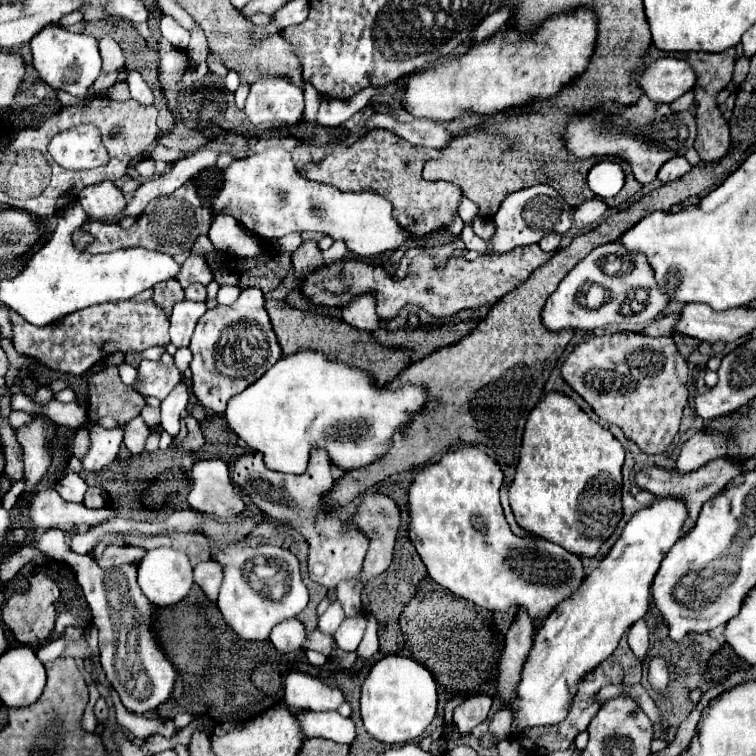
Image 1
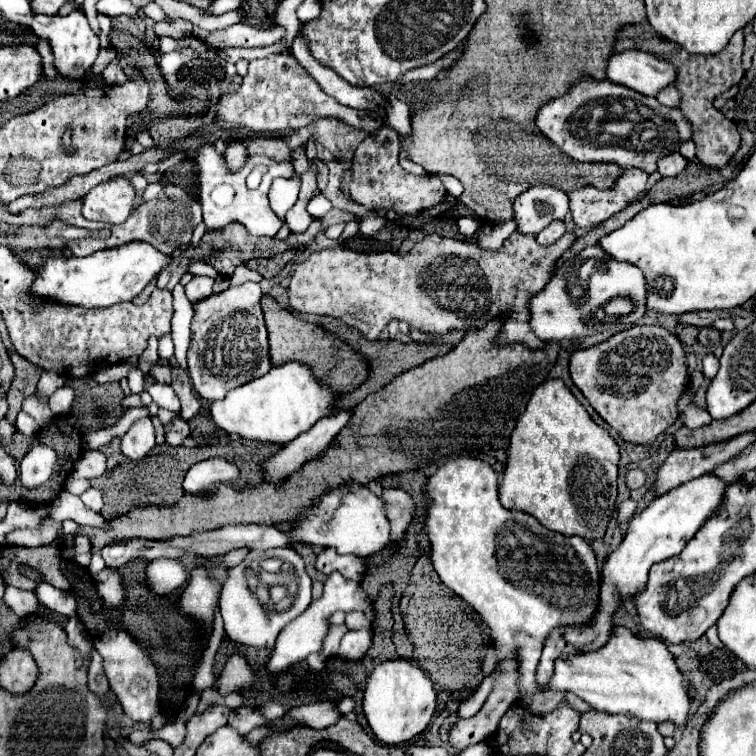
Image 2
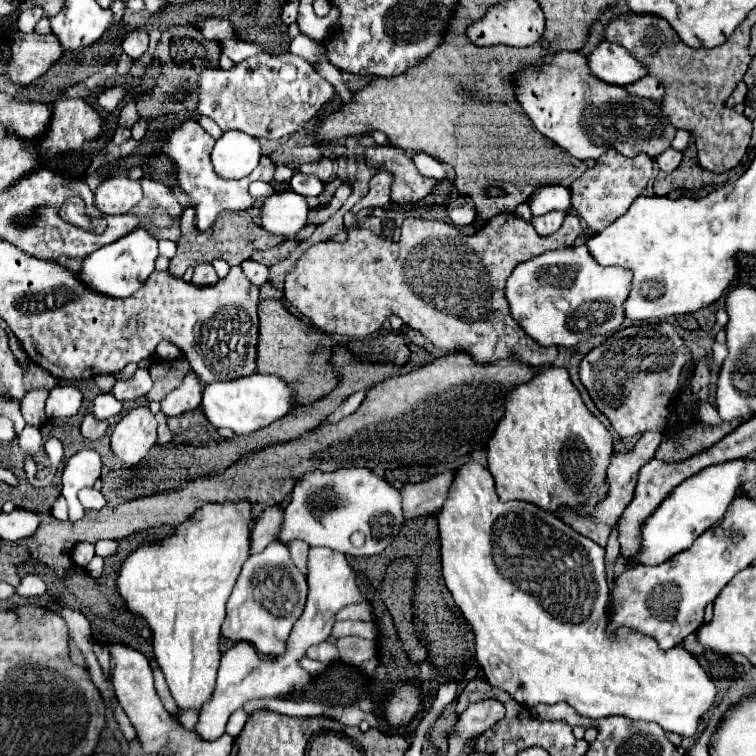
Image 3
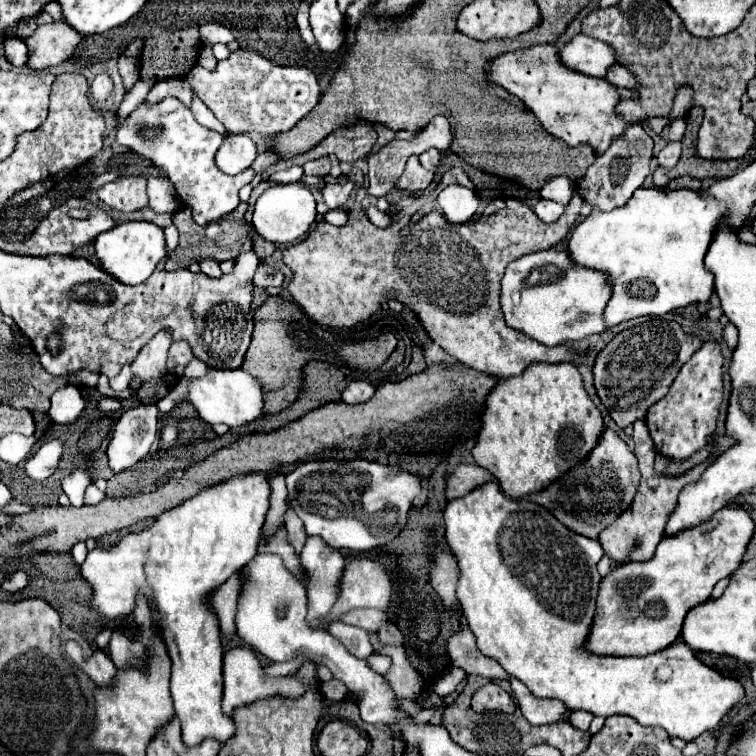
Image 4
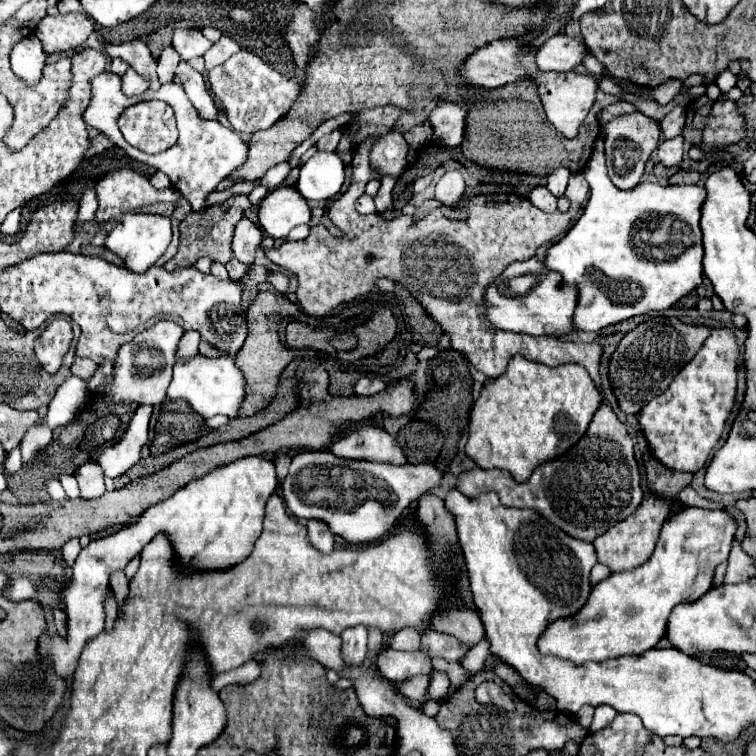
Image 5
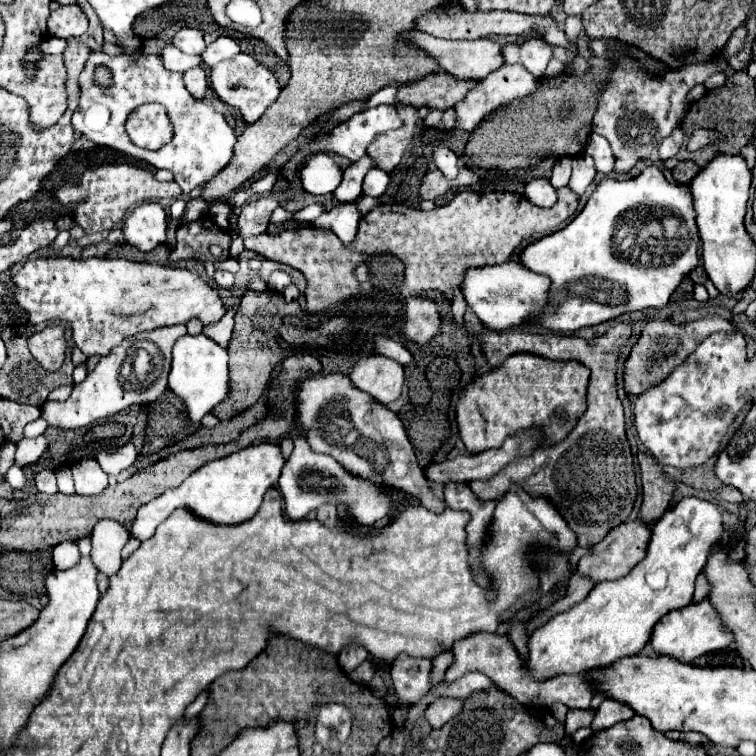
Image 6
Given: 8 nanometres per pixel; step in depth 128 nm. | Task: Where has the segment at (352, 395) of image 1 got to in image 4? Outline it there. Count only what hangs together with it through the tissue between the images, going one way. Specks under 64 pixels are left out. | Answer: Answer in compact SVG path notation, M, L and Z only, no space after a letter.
M210 368L206 376L202 378L188 378L188 376L180 376L176 386L170 388L170 392L156 402L160 412L170 412L174 408L174 404L188 400L192 402L192 406L198 410L200 418L206 420L208 424L228 424L230 428L248 424L256 418L262 416L262 388L260 384L246 374L244 370L236 368Z

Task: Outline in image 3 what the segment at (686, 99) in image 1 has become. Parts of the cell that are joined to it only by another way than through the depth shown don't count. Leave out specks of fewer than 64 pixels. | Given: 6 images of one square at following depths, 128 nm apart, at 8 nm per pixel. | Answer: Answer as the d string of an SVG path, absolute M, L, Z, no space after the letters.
M644 76L644 78L640 78L640 80L632 82L632 84L626 84L624 88L628 92L632 92L632 94L638 94L638 96L654 100L654 102L658 102L662 98L662 84L652 76Z

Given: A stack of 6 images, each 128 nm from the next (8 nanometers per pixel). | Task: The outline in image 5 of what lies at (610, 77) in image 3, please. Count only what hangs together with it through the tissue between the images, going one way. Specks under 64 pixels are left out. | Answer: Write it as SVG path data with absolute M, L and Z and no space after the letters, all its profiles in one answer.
M556 34L536 50L536 66L540 66L540 72L568 72L582 64L582 56L584 46L576 38L568 34Z

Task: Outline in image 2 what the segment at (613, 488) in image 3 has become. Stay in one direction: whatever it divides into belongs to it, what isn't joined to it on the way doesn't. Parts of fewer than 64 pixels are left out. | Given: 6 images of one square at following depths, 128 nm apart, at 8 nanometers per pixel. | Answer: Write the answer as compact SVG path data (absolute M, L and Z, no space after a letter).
M628 470L626 476L624 476L624 482L626 482L626 486L628 486L630 490L640 488L640 486L644 484L644 480L646 480L646 474L644 474L642 470Z

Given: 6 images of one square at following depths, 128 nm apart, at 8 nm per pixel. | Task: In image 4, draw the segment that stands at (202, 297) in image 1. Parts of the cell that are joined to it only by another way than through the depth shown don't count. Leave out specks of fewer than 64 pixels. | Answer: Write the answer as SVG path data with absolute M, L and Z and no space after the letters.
M202 260L200 262L200 270L206 274L206 276L210 276L210 278L220 278L222 276L222 270L220 270L220 264L216 262L216 260Z

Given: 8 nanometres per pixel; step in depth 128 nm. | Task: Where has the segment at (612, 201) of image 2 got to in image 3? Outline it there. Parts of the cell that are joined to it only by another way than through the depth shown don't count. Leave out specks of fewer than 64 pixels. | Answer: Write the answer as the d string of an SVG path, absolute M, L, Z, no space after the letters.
M610 148L604 156L600 156L600 160L596 160L592 168L584 172L584 176L572 182L572 208L578 212L580 218L584 218L592 232L600 232L630 208L632 200L644 192L650 178L652 158L646 152L640 152L634 158L624 158L620 152Z

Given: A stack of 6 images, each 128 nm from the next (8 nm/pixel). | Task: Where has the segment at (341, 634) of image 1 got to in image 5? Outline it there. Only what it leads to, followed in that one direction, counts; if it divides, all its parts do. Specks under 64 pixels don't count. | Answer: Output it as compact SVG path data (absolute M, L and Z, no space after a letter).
M352 626L342 632L342 656L344 662L350 666L356 666L364 662L366 658L366 628L364 626Z

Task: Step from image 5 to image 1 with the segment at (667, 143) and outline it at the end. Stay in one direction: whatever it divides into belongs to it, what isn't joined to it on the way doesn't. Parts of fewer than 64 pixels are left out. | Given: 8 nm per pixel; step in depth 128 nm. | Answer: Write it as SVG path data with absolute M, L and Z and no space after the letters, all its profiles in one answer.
M676 156L668 162L662 164L660 172L658 172L658 178L660 182L670 182L670 180L678 180L680 176L684 176L692 166L688 164L688 160L684 156Z

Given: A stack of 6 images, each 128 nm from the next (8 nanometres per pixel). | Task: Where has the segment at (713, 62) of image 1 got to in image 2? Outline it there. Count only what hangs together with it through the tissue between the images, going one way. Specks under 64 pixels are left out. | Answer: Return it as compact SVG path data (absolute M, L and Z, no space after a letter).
M740 28L740 32L736 32L732 36L730 44L714 56L688 56L686 54L686 60L684 60L684 54L678 50L676 44L672 44L670 40L660 38L660 36L652 36L650 32L642 32L636 38L636 46L638 46L638 50L646 50L658 58L668 58L668 62L676 68L674 86L680 90L680 96L682 96L678 108L680 108L680 112L684 112L684 116L692 124L696 156L708 168L724 168L732 160L732 156L738 152L742 138L740 138L736 122L728 120L720 110L716 110L712 102L716 96L724 94L732 86L740 84L740 80L744 78L744 68L740 62L742 46L744 46L744 28Z

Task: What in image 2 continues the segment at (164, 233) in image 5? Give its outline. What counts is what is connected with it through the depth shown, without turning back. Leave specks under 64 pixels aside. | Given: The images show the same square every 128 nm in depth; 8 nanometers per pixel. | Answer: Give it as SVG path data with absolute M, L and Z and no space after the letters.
M132 242L120 248L100 250L86 258L76 258L76 256L48 258L46 264L38 268L38 278L36 284L32 286L32 292L50 298L54 302L78 304L84 308L114 306L118 302L126 302L138 296L166 264L168 258L156 248L152 248L152 244L144 244L144 242Z

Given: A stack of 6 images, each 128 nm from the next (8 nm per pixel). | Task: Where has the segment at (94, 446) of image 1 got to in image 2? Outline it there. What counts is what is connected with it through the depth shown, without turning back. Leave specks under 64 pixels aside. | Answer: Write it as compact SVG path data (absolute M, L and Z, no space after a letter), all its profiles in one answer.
M88 450L76 460L70 478L74 478L74 480L80 480L80 478L92 480L92 478L102 476L104 472L106 472L106 456L98 450Z

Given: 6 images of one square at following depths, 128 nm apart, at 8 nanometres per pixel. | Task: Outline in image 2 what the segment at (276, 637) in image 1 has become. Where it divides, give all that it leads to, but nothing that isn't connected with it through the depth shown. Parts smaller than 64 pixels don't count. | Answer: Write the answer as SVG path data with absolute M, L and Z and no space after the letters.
M332 572L332 576L328 576L326 582L324 582L322 596L312 600L312 604L308 606L308 610L304 610L304 614L300 614L296 620L292 620L290 624L286 624L282 628L282 632L280 632L280 636L276 640L272 658L266 662L264 670L268 674L276 676L276 674L282 674L284 670L288 670L290 666L306 660L308 654L320 652L322 642L324 642L324 638L328 634L328 628L330 628L330 616L336 610L360 610L360 612L364 612L370 604L372 604L370 596L364 592L364 588L358 582L344 580L344 576L340 576L340 572Z

